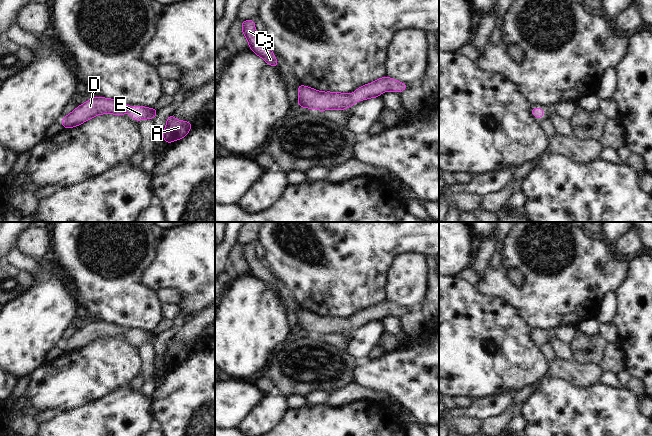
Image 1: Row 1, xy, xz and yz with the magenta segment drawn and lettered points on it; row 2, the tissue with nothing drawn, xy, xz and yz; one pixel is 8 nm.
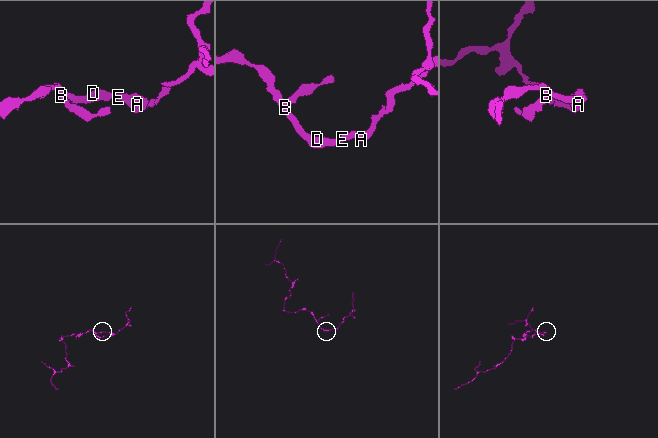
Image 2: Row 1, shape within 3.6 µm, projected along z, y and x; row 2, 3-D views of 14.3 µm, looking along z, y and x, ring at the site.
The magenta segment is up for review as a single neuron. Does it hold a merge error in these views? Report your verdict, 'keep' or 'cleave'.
keep

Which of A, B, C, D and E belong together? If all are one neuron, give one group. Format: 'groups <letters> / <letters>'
groups A B C D E

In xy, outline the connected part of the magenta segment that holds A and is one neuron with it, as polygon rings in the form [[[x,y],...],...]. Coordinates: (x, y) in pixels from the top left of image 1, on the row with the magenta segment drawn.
[[[173,114],[166,120],[167,124],[163,133],[163,139],[166,143],[174,140],[183,139],[191,129],[191,122],[180,121],[173,117]]]

